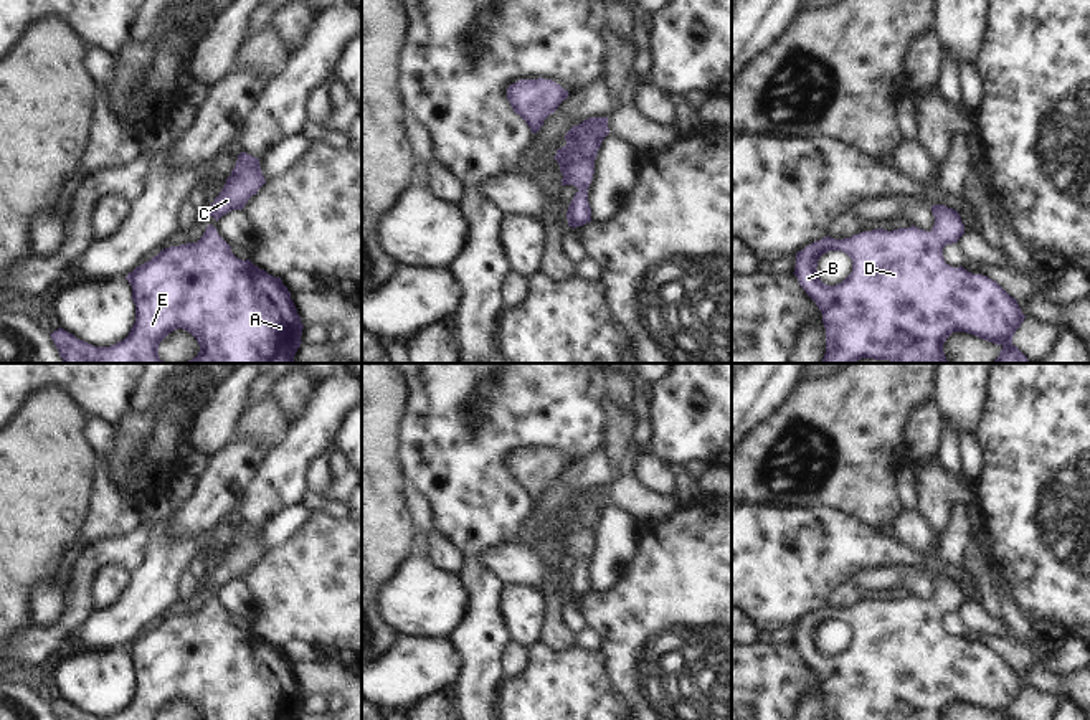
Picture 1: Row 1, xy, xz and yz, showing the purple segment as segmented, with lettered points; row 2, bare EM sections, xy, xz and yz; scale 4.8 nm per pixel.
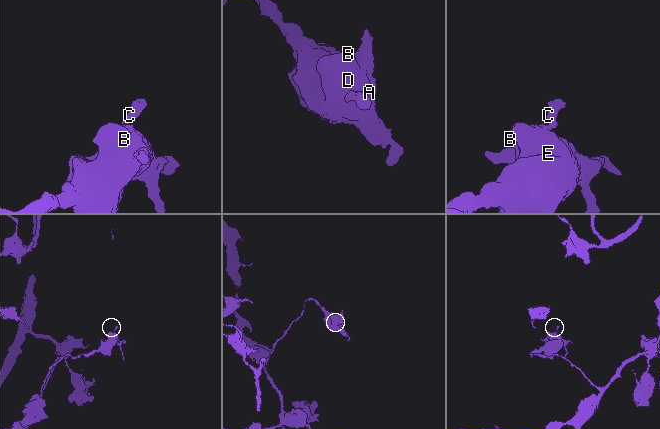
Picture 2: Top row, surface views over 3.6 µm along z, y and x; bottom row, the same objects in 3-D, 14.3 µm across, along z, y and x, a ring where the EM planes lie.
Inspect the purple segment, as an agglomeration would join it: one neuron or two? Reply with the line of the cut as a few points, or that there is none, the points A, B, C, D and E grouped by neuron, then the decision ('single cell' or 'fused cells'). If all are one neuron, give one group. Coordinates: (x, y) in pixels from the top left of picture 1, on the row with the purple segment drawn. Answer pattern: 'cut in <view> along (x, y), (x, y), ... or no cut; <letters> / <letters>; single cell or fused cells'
no cut; A B C D E; single cell

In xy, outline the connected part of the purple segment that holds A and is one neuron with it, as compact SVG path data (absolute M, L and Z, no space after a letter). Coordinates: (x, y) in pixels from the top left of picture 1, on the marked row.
M213 225L206 226L197 243L162 249L150 261L129 272L126 279L132 286L135 304L135 322L129 335L111 347L94 347L59 327L50 335L63 363L167 363L159 357L159 345L177 329L190 332L200 345L198 355L185 363L294 363L294 355L302 343L304 325L291 292L281 277L268 274L249 259L236 258Z

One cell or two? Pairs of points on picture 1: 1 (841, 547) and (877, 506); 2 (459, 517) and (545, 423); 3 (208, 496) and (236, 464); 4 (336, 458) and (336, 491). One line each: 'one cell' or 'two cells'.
1: two cells
2: one cell
3: one cell
4: one cell

